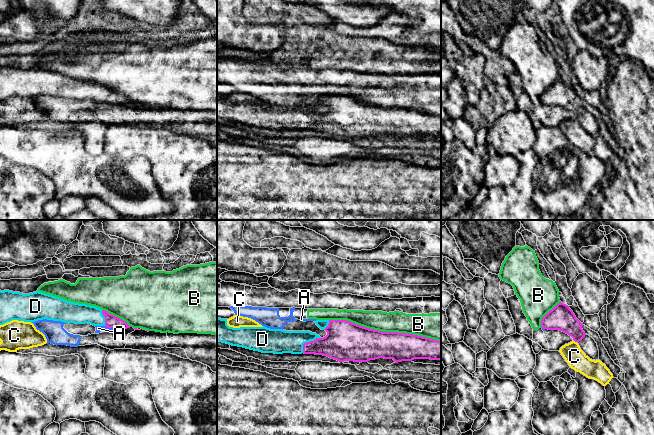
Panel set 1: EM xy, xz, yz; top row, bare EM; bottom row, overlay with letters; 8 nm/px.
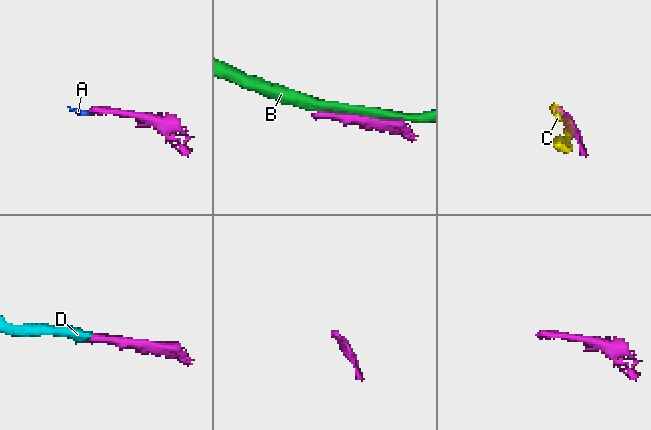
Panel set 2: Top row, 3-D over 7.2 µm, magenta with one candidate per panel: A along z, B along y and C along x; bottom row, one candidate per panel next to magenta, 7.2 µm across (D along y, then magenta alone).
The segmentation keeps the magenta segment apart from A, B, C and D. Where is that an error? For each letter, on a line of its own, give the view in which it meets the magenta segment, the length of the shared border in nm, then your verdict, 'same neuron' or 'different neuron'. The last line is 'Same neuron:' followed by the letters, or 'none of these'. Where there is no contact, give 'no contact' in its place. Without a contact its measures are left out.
A: xy | 140 nm | different neuron
B: xz | 900 nm | different neuron
C: yz | 30 nm | different neuron
D: xz | 200 nm | same neuron
Same neuron: D

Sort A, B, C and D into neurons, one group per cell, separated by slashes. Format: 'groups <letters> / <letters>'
groups A / B / C / D

